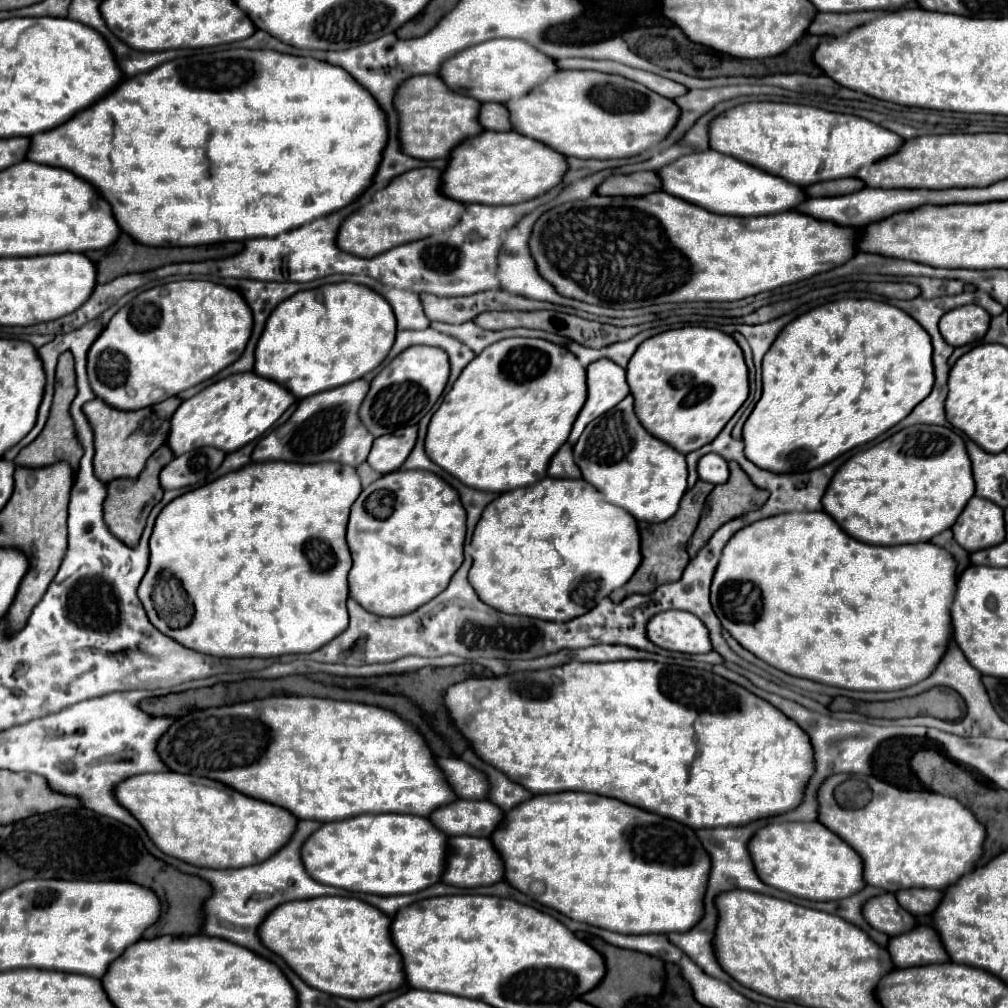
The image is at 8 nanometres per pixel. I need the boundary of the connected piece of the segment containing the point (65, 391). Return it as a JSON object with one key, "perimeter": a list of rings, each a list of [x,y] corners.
{"perimeter":[[[69,351],[61,353],[59,363],[57,363],[57,385],[55,385],[55,399],[53,399],[53,407],[51,407],[51,415],[43,427],[43,431],[39,433],[39,437],[29,443],[25,449],[21,449],[21,453],[17,455],[15,463],[23,465],[23,467],[45,467],[45,465],[53,465],[57,461],[67,461],[71,463],[73,471],[79,469],[79,459],[83,455],[83,445],[77,441],[77,431],[69,413],[69,407],[73,403],[77,395],[77,385],[75,385],[75,369],[73,369],[73,355]]]}

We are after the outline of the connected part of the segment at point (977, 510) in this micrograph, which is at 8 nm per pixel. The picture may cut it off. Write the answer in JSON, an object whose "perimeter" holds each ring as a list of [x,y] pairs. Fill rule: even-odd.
{"perimeter":[[[971,497],[951,527],[955,541],[965,551],[979,551],[1005,541],[1003,509],[989,499]]]}

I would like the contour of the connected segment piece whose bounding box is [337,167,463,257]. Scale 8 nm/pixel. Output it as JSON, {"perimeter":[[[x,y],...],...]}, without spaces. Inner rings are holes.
{"perimeter":[[[433,167],[411,169],[395,177],[385,189],[377,193],[373,203],[351,213],[341,223],[341,233],[337,233],[337,245],[341,245],[345,253],[353,253],[359,257],[373,257],[397,245],[435,235],[437,231],[445,231],[447,227],[451,227],[461,219],[463,203],[443,197],[439,187],[441,187],[441,171]]]}

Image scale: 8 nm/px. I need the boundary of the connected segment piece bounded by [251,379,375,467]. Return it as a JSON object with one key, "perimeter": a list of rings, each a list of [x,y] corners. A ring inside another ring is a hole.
{"perimeter":[[[357,379],[353,383],[315,393],[299,401],[295,413],[267,437],[263,437],[255,451],[253,461],[293,461],[293,463],[319,463],[319,461],[339,461],[351,467],[361,465],[375,441],[375,437],[361,425],[359,407],[369,391],[367,379]]]}

